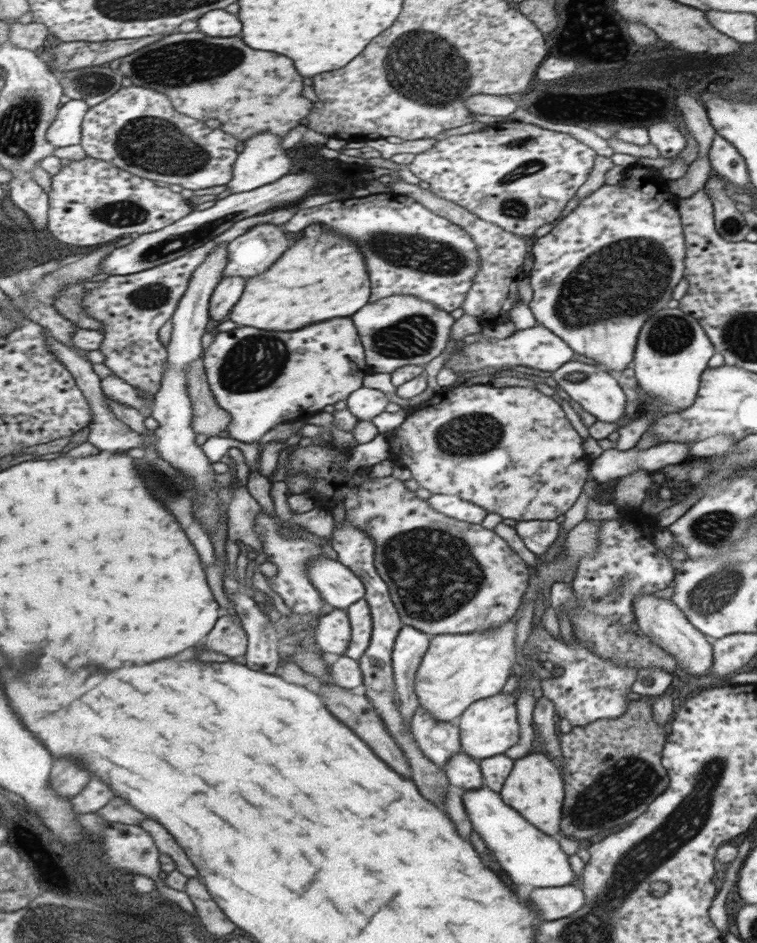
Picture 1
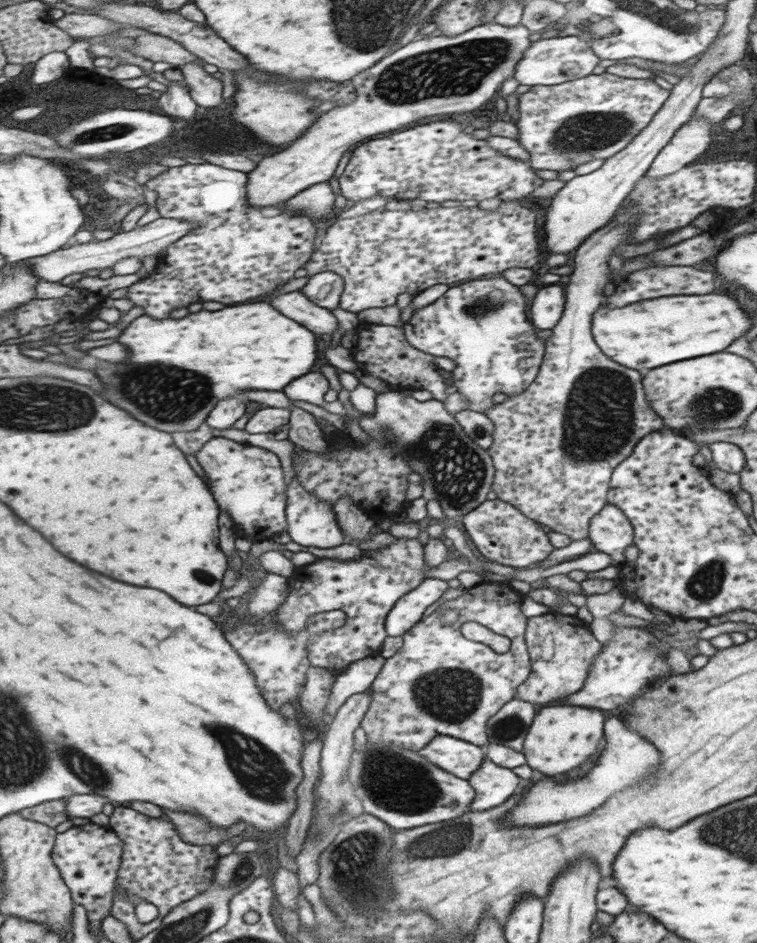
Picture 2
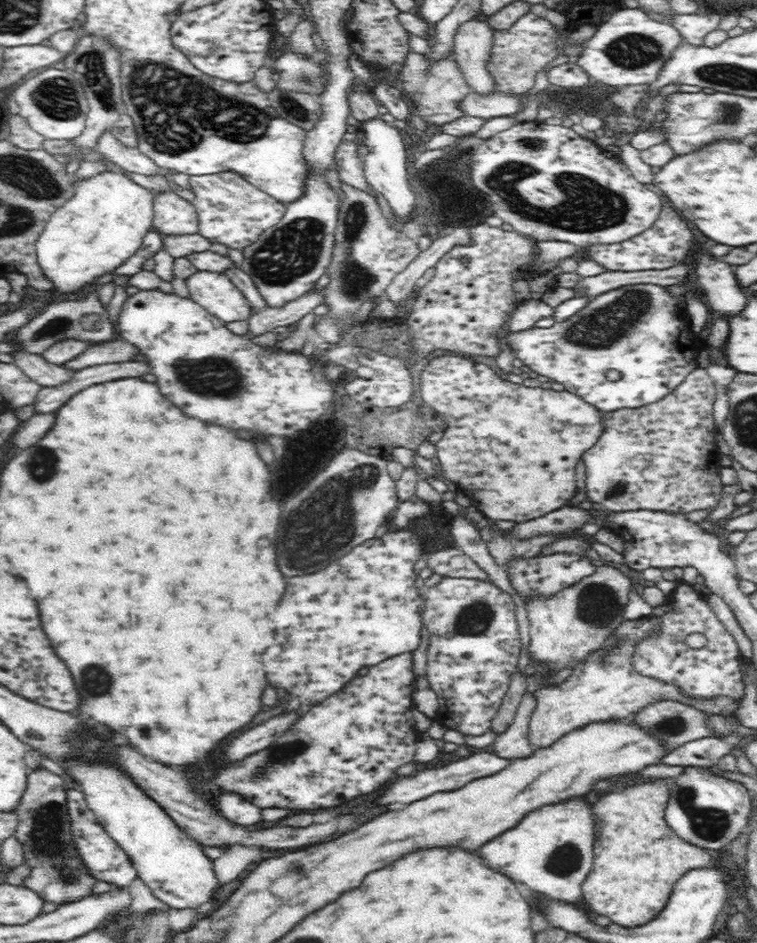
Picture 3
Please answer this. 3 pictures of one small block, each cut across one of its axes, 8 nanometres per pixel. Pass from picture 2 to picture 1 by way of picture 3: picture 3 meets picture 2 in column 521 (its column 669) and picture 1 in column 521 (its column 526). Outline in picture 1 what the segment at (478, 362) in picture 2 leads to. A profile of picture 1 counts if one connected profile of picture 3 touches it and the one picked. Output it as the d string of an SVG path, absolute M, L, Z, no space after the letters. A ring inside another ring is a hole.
M537 325L525 330L515 330L508 338L503 340L488 340L464 345L457 343L448 360L444 362L444 368L451 370L456 376L458 373L476 371L487 367L493 367L493 371L510 369L514 366L523 366L539 371L554 372L571 361L573 351L563 339L558 338L552 331L544 326Z

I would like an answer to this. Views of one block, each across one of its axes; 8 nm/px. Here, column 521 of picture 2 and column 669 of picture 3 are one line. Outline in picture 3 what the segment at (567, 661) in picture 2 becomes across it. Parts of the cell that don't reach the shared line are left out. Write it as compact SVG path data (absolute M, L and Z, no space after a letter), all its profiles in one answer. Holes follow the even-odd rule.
M644 616L634 620L625 620L617 626L611 636L603 642L595 652L588 653L565 681L558 686L550 686L536 690L538 706L532 714L530 722L530 742L538 748L552 746L559 738L572 732L574 729L583 728L596 721L608 721L631 717L636 712L644 710L650 704L670 700L687 704L709 716L729 717L734 710L740 708L740 702L732 702L732 697L712 698L712 702L700 702L700 697L684 698L676 686L654 677L638 673L636 665L632 666L632 654L636 654L636 642L648 634L648 630L656 630L658 617Z

